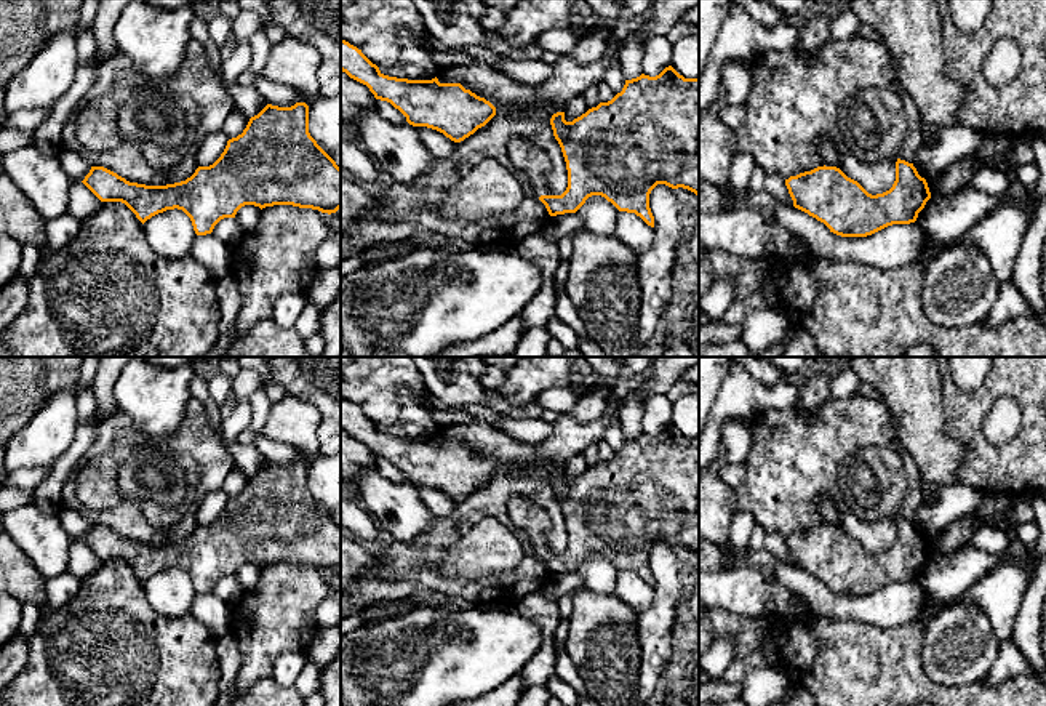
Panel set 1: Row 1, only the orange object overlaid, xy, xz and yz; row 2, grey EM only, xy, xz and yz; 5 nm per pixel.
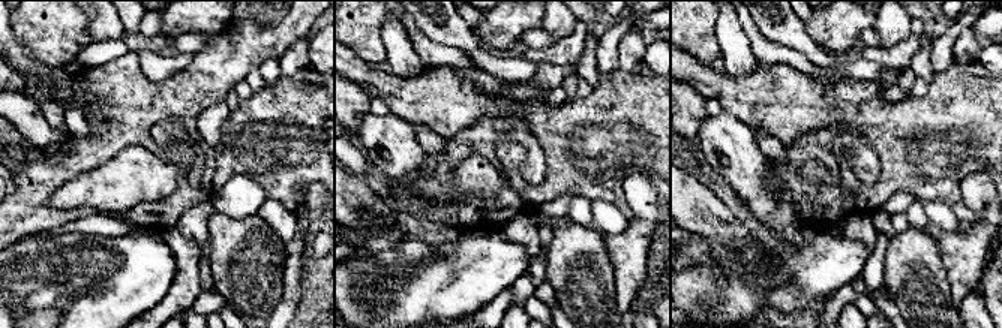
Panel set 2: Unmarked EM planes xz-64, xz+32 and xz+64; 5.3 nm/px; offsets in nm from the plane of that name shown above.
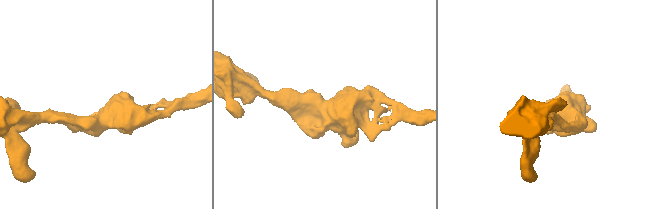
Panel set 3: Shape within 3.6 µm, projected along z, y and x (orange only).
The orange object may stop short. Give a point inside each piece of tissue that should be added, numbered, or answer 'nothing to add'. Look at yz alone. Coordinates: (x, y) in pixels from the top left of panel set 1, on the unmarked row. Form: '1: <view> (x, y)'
1: yz (888, 469)

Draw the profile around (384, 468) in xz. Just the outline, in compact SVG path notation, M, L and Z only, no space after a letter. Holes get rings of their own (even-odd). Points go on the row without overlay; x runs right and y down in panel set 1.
M377 458L376 471L390 482L408 482L406 475L387 459Z

